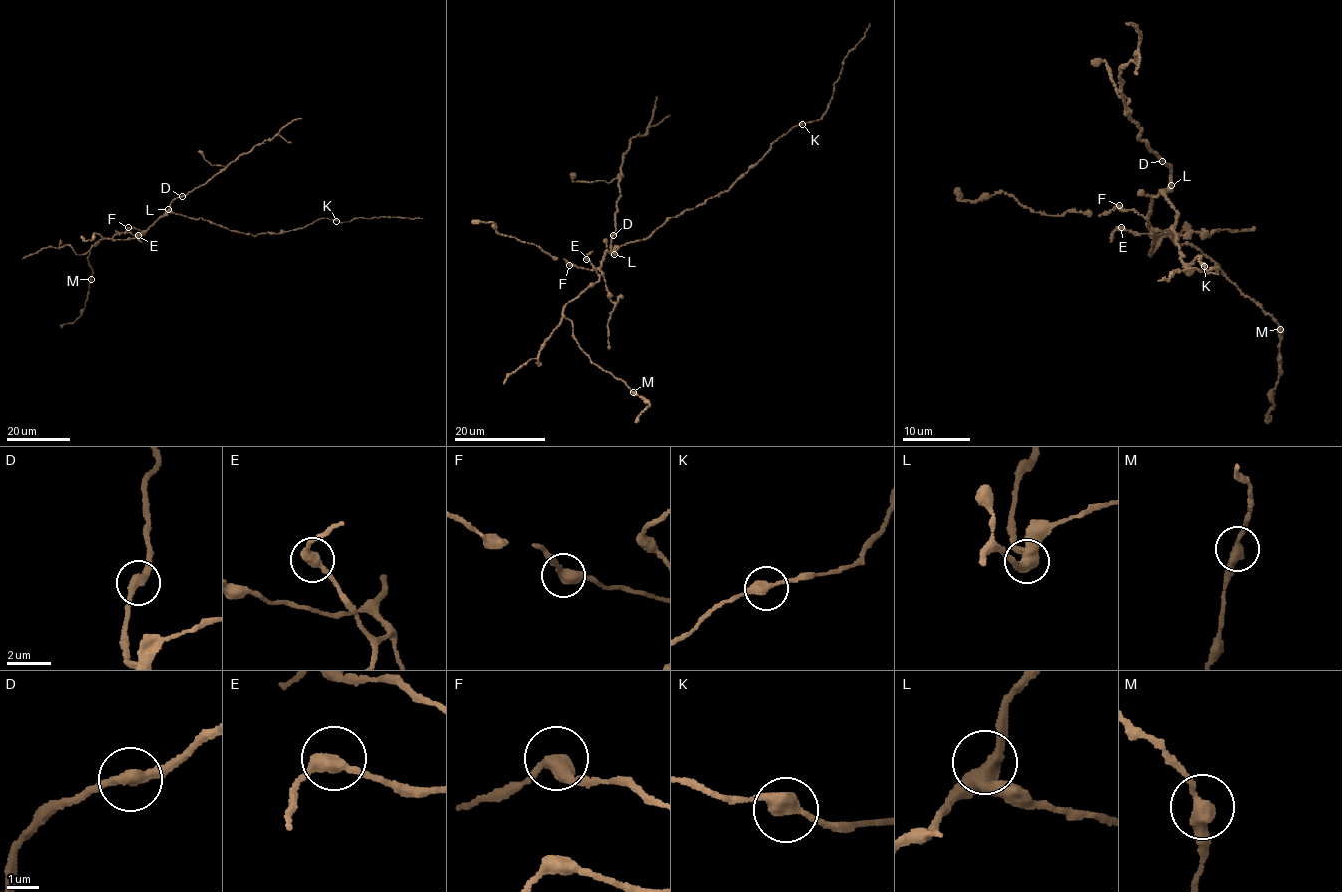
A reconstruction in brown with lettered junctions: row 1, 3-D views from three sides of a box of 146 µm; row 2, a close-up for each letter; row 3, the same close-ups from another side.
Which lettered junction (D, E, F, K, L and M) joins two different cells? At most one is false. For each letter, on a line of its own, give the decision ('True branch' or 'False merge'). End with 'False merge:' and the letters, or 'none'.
D: True branch
E: True branch
F: True branch
K: True branch
L: True branch
M: True branch
False merge: none

